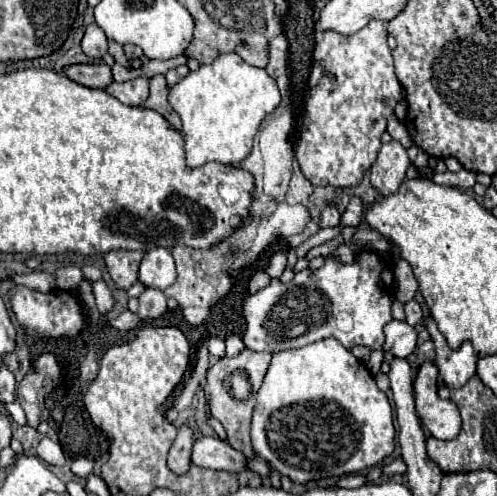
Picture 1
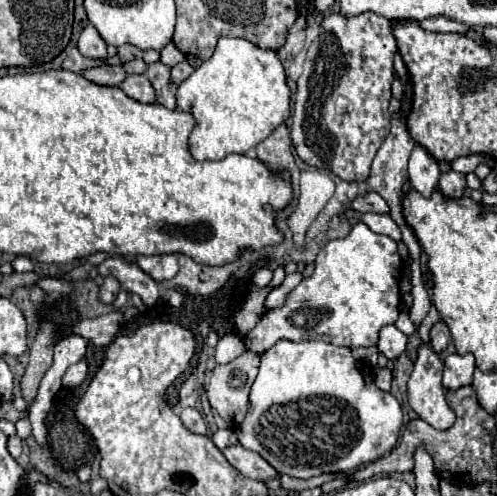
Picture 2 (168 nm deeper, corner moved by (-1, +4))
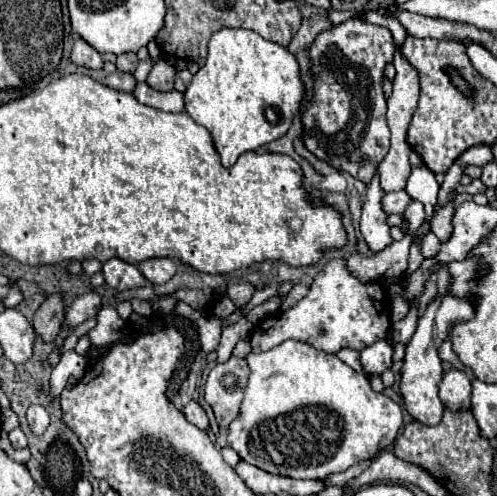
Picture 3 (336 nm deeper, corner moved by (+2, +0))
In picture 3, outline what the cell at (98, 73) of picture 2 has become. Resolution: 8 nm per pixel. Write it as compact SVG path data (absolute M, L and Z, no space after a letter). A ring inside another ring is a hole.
M115 71L111 75L107 75L103 79L103 83L111 89L119 89L119 91L133 91L135 87L135 77L131 73L123 73L123 71Z

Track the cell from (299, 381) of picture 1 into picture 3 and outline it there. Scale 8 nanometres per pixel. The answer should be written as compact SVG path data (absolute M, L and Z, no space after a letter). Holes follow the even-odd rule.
M283 341L265 353L249 353L245 359L251 375L241 411L229 425L227 443L243 461L267 473L293 479L325 479L359 461L375 459L385 447L393 445L403 425L401 407L383 393L375 393L363 373L353 371L333 353L317 351L301 341Z

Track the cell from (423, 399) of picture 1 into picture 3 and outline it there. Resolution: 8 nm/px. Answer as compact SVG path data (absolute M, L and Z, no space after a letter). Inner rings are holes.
M445 295L441 299L435 299L423 317L419 317L417 331L413 339L407 343L407 353L403 359L403 371L401 371L401 395L405 401L407 413L417 419L423 425L437 425L443 417L443 403L437 395L439 381L443 377L441 359L437 355L439 345L443 339L447 339L447 329L453 327L459 321L469 321L473 317L473 305L469 299L455 299L453 295Z

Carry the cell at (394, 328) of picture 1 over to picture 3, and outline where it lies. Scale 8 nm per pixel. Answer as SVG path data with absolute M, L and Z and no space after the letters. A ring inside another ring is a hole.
M381 339L379 343L373 343L371 347L365 347L361 351L363 369L377 375L381 375L385 369L391 367L393 363L391 357L393 357L393 345L387 339Z

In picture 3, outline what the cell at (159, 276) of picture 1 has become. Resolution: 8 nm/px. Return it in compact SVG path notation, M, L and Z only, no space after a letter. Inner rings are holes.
M147 259L147 261L141 261L137 267L151 285L167 283L177 271L177 265L173 259Z

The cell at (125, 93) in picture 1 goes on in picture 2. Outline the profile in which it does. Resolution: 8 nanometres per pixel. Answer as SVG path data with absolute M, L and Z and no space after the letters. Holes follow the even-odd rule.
M128 75L124 79L124 83L120 85L120 89L128 97L132 97L132 99L136 99L140 103L156 103L154 87L152 87L152 83L144 75Z

